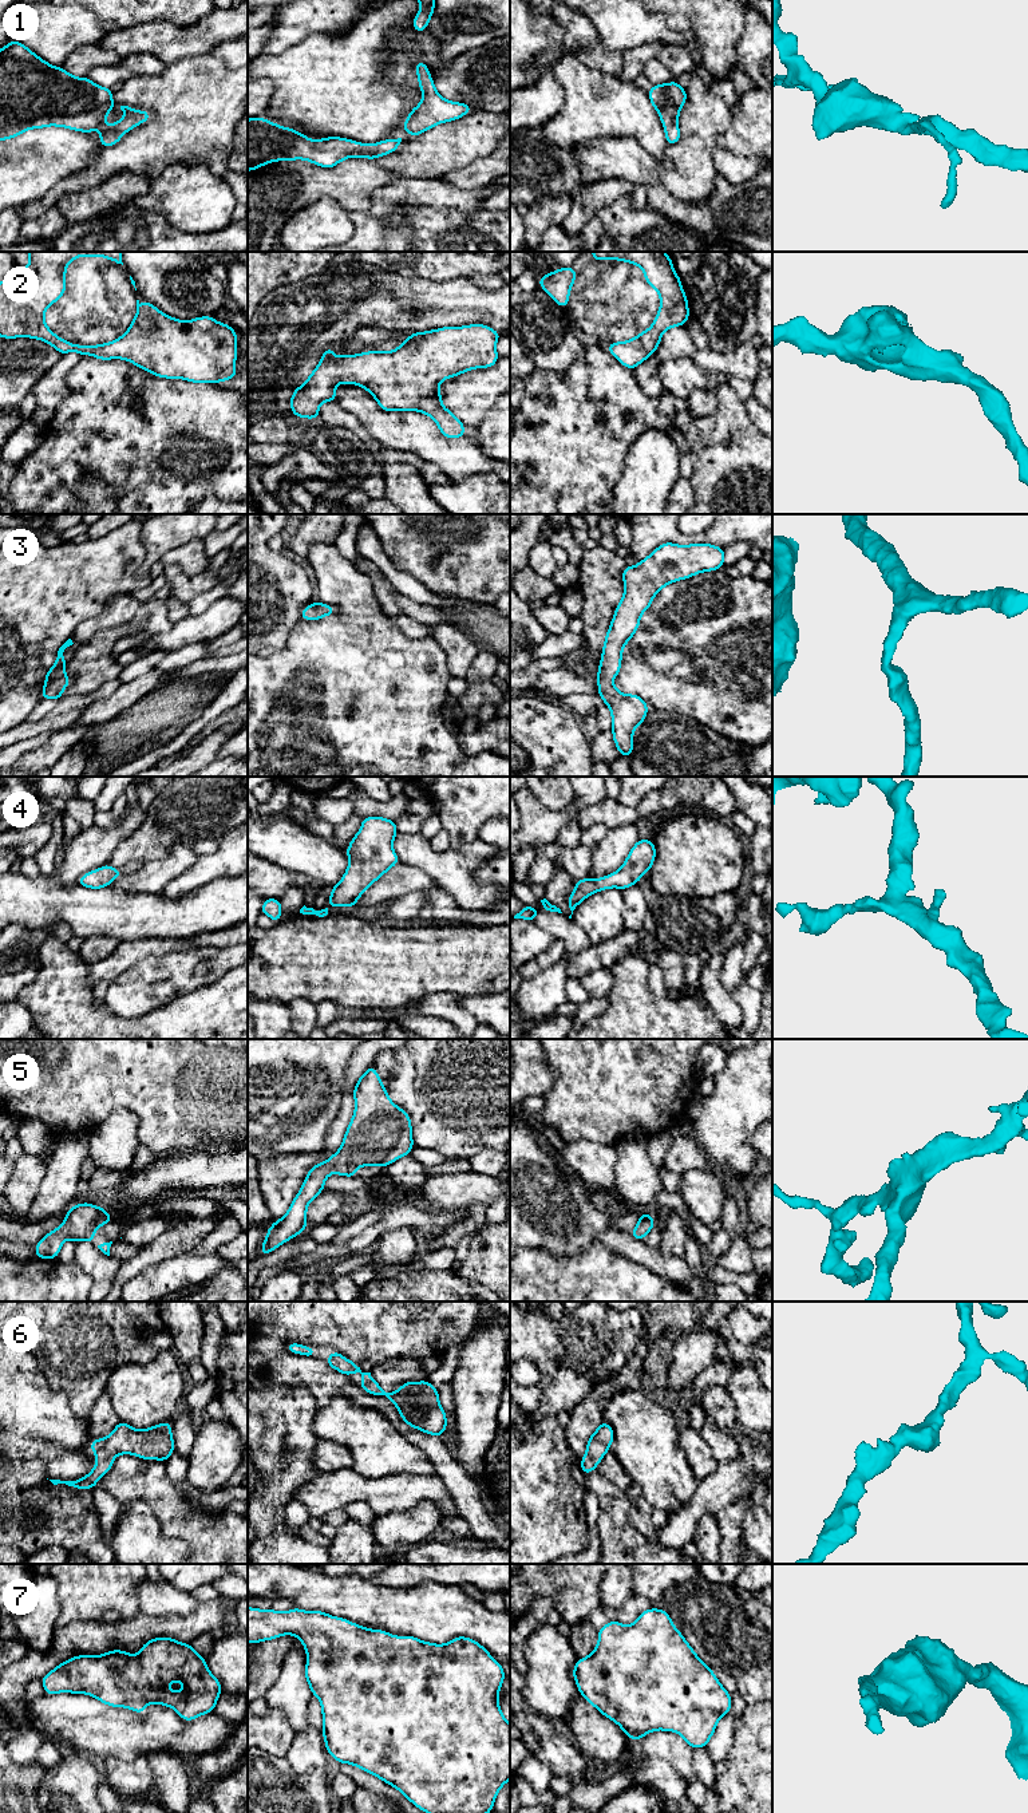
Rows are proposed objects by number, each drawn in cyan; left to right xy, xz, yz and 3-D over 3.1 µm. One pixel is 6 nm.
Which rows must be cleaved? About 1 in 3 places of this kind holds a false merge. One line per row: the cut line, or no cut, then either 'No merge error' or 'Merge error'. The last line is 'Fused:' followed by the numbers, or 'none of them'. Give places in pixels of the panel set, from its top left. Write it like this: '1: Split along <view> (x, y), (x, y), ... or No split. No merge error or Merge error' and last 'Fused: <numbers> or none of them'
1: No split. No merge error
2: No split. No merge error
3: No split. No merge error
4: No split. No merge error
5: No split. No merge error
6: No split. No merge error
7: No split. No merge error
Fused: none of them

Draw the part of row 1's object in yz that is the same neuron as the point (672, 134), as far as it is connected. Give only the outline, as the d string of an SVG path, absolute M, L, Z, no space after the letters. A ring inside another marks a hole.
M676 80L665 84L655 84L647 94L652 106L659 112L665 130L667 143L677 143L681 137L677 121L680 110L687 102L687 91Z

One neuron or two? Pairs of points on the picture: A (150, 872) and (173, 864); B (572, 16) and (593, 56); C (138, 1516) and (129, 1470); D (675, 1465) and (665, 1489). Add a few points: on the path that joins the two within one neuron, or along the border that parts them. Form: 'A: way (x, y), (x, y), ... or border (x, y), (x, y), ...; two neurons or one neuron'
A: way (155, 872), (167, 868); one neuron
B: way (577, 26), (586, 47); one neuron
C: border (122, 1504), (143, 1500), (159, 1521); two neurons
D: way (669, 1470), (665, 1474), (665, 1484); one neuron

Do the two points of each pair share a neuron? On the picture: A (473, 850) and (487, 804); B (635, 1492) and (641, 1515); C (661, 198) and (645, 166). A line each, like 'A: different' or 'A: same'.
A: different
B: same
C: same

